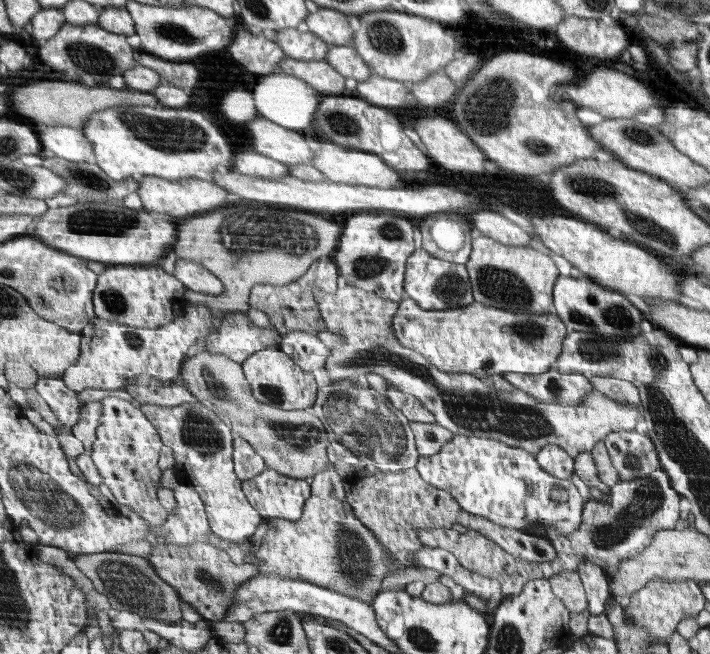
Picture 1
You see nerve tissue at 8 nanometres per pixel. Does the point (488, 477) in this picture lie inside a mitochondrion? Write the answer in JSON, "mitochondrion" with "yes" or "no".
{"mitochondrion":"no"}

